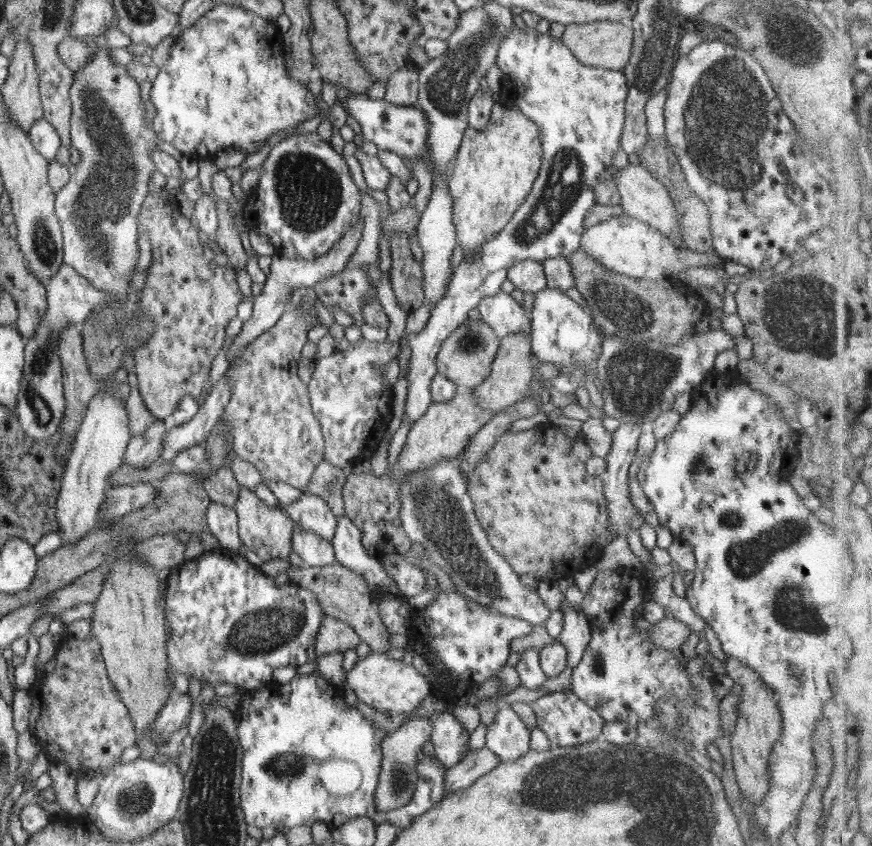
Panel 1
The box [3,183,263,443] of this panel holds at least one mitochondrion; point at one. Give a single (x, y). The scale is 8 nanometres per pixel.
(42, 359)

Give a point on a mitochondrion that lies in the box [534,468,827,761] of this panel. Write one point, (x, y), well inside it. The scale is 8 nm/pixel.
(746, 558)

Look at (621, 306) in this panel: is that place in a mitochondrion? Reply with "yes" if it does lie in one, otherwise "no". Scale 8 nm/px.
yes

